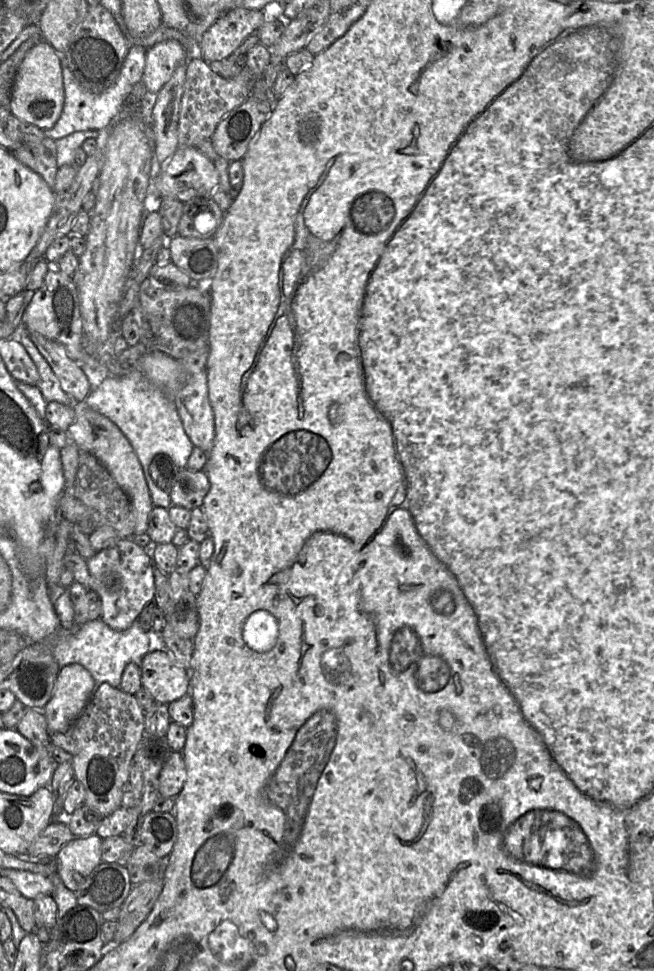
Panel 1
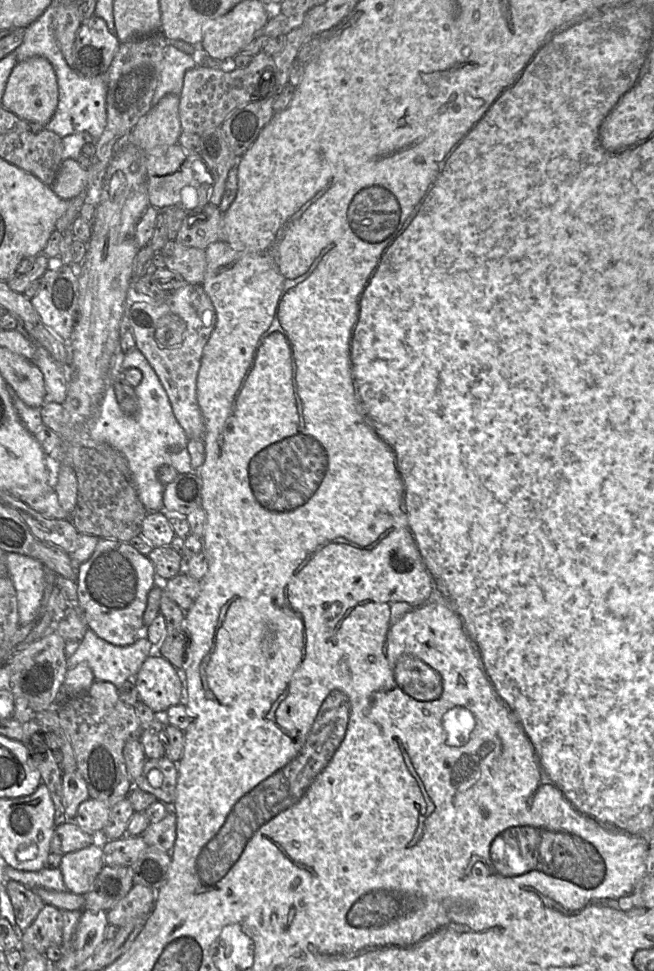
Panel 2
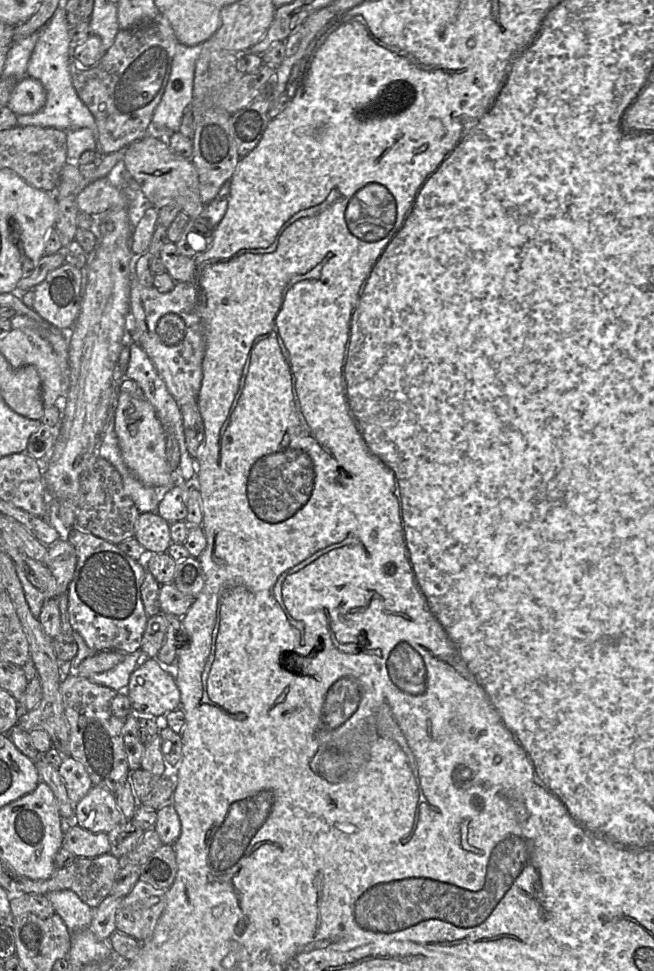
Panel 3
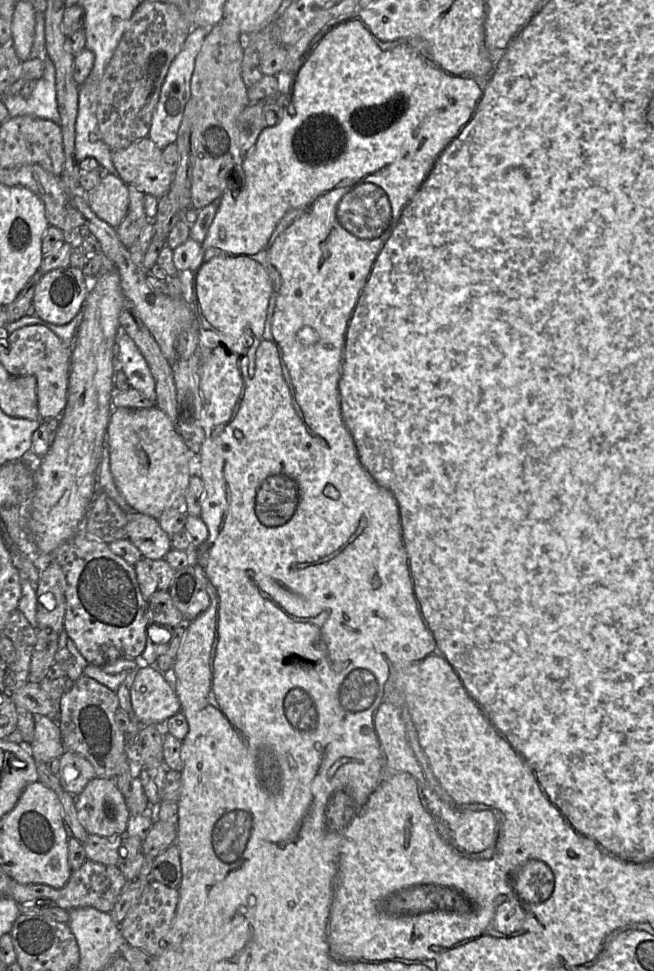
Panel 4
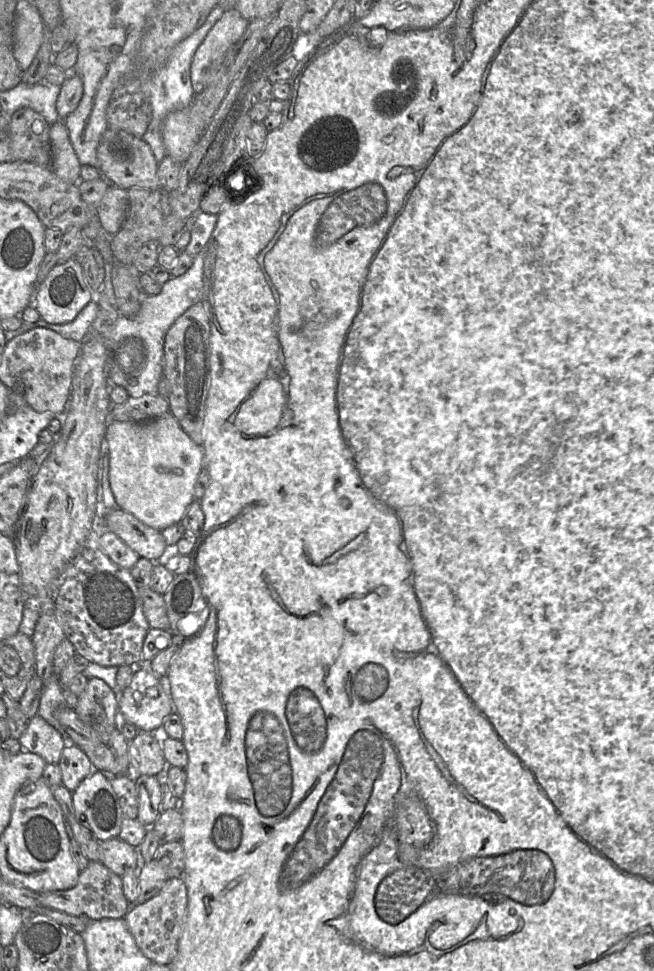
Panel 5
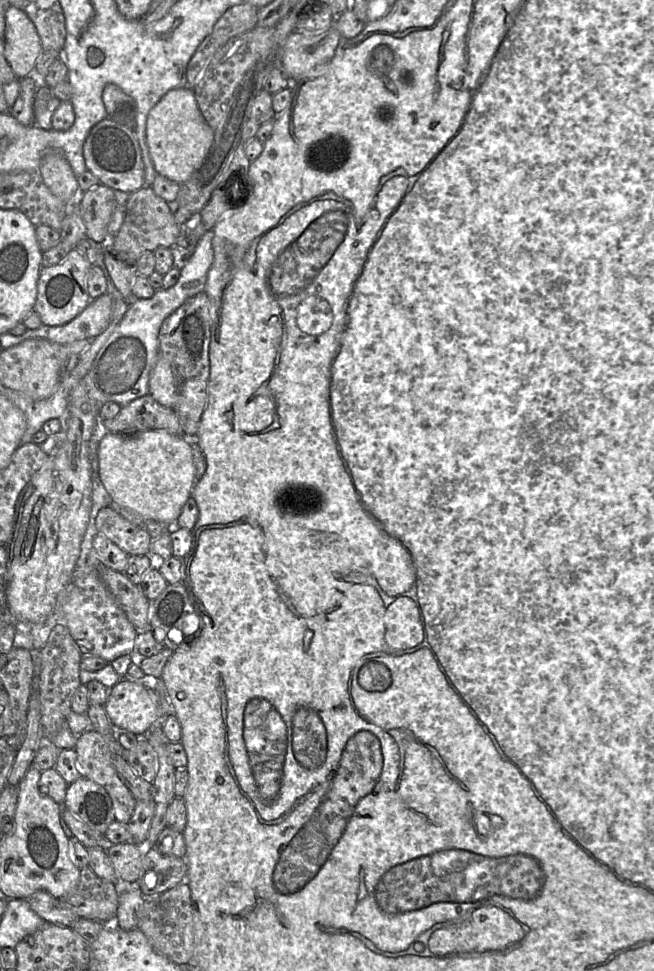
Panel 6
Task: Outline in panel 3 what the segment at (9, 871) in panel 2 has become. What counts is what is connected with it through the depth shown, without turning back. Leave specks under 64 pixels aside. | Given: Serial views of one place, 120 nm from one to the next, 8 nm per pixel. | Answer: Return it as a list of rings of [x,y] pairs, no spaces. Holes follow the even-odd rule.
[[[71,890],[53,891],[45,894],[70,933],[90,927],[93,908],[85,904]]]

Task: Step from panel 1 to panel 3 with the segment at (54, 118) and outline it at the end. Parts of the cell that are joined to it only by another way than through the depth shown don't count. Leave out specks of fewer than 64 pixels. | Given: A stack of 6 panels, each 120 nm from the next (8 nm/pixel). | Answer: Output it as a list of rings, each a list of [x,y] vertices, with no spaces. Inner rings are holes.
[[[31,77],[19,80],[6,106],[16,115],[35,114],[45,105],[46,91],[43,85]]]

